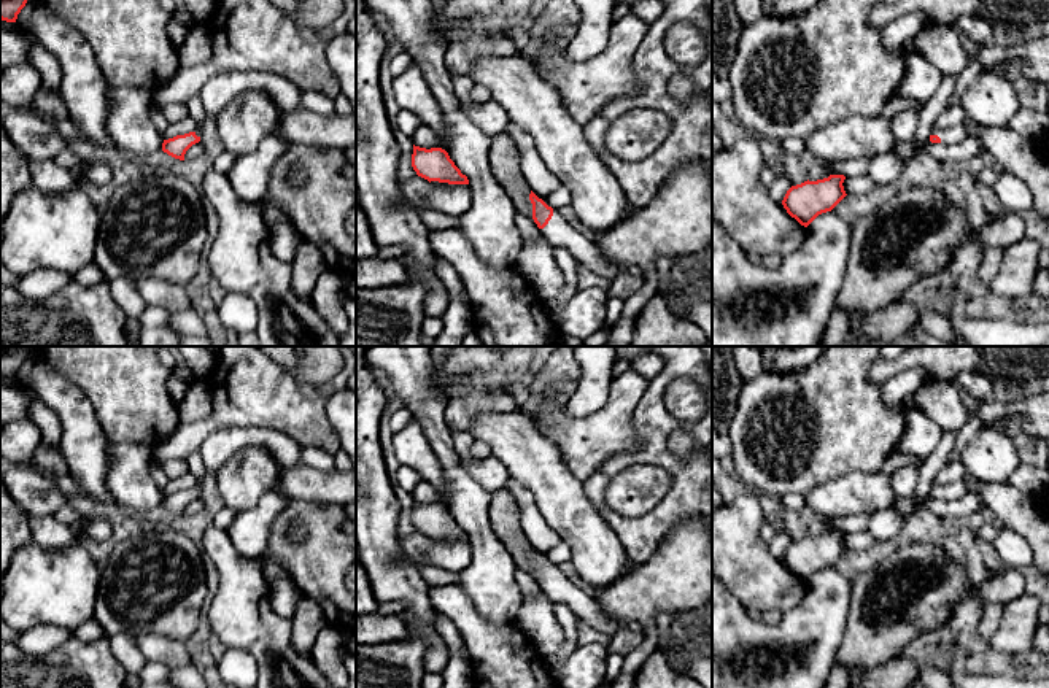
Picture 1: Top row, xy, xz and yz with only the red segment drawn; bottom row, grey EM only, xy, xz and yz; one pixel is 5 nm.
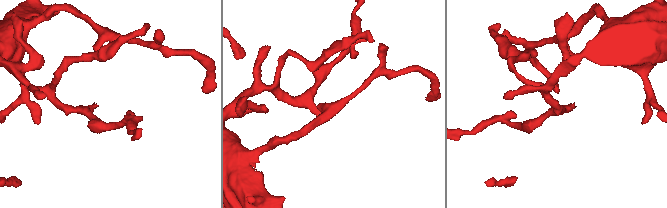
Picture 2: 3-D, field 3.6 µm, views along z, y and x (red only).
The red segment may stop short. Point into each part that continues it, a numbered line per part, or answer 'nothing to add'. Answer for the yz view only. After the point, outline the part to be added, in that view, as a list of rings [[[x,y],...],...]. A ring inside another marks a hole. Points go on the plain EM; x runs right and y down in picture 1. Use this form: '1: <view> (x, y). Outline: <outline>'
1: yz (951, 491). Outline: [[[962,481],[933,486],[931,491],[938,491],[944,501],[955,501],[966,494],[966,488]]]

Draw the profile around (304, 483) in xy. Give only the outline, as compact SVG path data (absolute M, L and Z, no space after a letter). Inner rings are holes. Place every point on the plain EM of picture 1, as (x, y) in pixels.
M297 462L281 469L275 489L286 499L345 507L356 502L356 469L324 472Z

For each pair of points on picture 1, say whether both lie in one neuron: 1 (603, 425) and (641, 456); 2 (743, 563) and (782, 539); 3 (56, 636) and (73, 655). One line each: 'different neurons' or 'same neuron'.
1: different neurons
2: different neurons
3: different neurons

